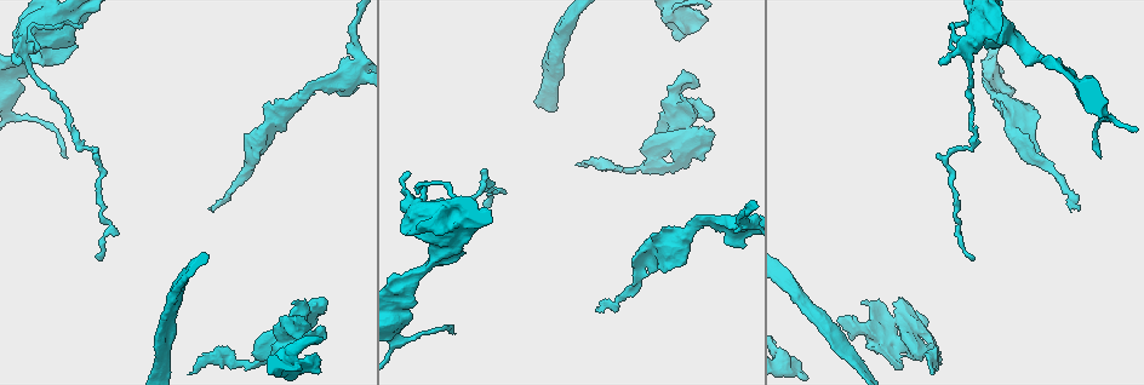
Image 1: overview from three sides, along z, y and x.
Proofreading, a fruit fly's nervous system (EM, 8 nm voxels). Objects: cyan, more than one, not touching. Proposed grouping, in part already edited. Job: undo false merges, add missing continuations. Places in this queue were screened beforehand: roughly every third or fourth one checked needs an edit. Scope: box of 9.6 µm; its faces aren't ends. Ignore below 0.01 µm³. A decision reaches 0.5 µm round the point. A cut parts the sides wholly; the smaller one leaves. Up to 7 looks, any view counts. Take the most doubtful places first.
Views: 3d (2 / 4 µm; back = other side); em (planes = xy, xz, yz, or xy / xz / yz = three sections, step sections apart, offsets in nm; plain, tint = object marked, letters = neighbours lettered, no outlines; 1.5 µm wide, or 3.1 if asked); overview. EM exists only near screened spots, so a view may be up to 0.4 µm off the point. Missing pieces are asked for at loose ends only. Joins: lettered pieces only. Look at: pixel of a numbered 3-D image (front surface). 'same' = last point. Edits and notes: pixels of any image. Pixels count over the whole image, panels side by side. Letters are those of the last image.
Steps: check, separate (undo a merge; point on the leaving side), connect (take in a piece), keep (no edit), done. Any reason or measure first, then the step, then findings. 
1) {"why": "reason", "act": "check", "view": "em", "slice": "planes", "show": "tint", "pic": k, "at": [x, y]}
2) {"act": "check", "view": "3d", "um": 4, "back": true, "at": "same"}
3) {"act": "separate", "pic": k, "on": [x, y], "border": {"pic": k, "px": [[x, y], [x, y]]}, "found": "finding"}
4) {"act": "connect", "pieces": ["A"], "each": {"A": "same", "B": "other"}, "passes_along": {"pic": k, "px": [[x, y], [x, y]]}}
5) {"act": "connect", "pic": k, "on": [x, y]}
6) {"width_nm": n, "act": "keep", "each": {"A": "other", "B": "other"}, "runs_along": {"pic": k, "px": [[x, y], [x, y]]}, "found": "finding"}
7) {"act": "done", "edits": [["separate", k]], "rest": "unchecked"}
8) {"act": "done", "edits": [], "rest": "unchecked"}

{"act": "check", "view": "em", "slice": "planes", "show": "letters", "pic": 1, "at": [299, 319]}

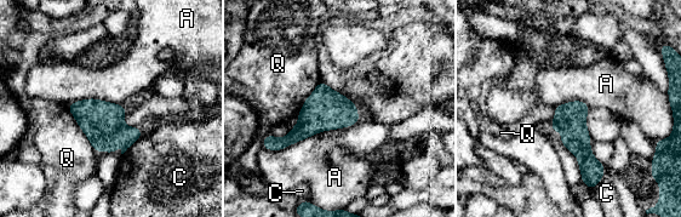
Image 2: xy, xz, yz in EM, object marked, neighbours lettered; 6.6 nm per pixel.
{"width_nm": 220, "act": "keep", "each": {"A": "other", "C": "other", "Q": "other"}, "border": {"pic": 2, "px": [[335, 129], [281, 149], [264, 148]]}, "found": "one neuron here"}

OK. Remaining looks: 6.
{"why": "sharp bend", "act": "check", "view": "3d", "um": 4, "pic": 1, "at": [790, 369]}

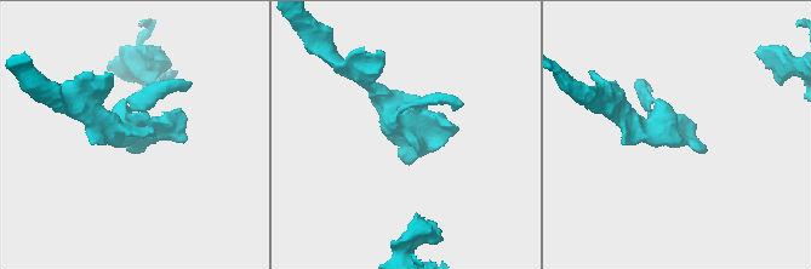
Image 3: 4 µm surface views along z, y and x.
{"why": "now the EM", "act": "check", "view": "em", "slice": "planes", "show": "letters", "pic": 3, "at": [681, 134]}

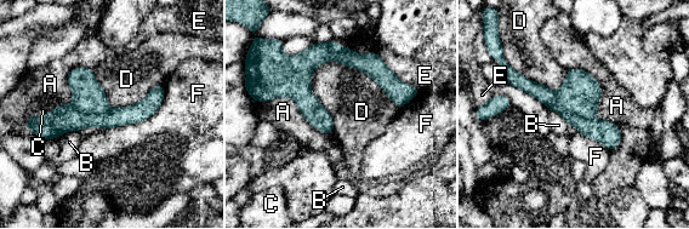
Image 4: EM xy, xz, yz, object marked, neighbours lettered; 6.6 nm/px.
{"act": "keep", "each": {"A": "other", "B": "other", "C": "other", "D": "other", "E": "other", "F": "other"}, "border": {"pic": 4, "px": [[312, 69], [354, 67], [402, 107]]}, "found": "all the same neuron"}

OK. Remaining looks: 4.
{"act": "check", "view": "em", "slice": "planes", "show": "letters", "pic": 1, "at": [947, 158]}

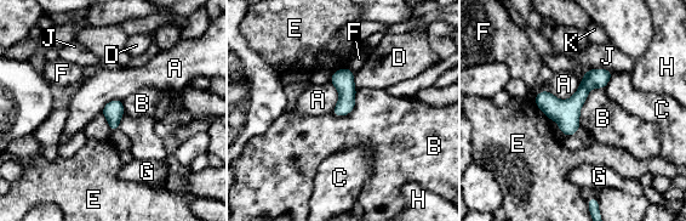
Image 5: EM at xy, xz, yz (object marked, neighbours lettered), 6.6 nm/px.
{"act": "keep", "each": {"A": "other", "B": "other", "C": "other", "D": "other", "E": "other", "F": "other", "G": "other", "H": "other", "J": "other", "K": "other"}, "found": "one neuron here"}

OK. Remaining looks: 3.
{"act": "done", "edits": [], "rest": "unchecked"}

